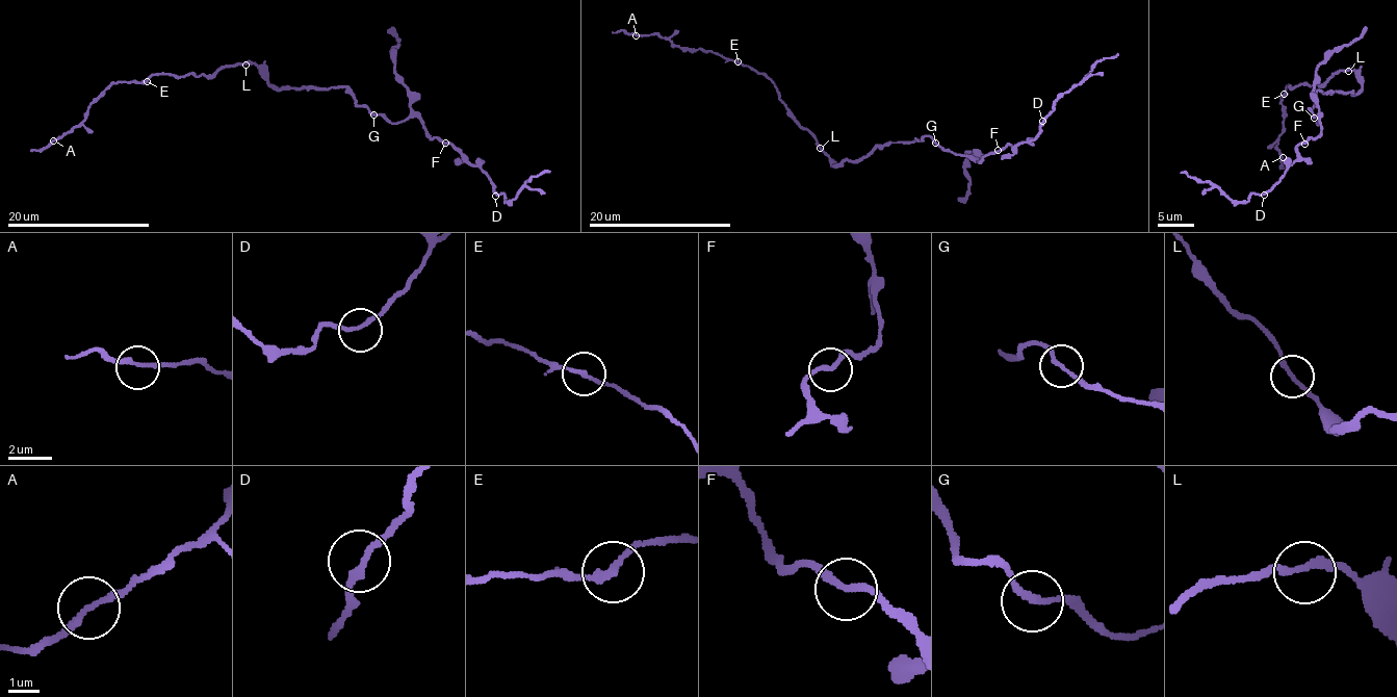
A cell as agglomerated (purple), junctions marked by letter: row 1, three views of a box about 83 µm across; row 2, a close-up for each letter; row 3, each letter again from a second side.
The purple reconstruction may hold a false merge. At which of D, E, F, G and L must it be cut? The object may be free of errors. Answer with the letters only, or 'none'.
none

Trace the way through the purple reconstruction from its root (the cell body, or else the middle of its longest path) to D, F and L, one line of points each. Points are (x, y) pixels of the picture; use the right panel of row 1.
D: (1328, 93), (1317, 89), (1309, 109), (1317, 124), (1319, 118), (1320, 133), (1296, 147), (1297, 158), (1264, 195)
F: (1328, 93), (1317, 89), (1315, 104), (1309, 109), (1317, 124), (1319, 118), (1320, 133), (1304, 144)
L: (1328, 93), (1355, 95), (1360, 91), (1361, 80), (1353, 70), (1348, 71)

